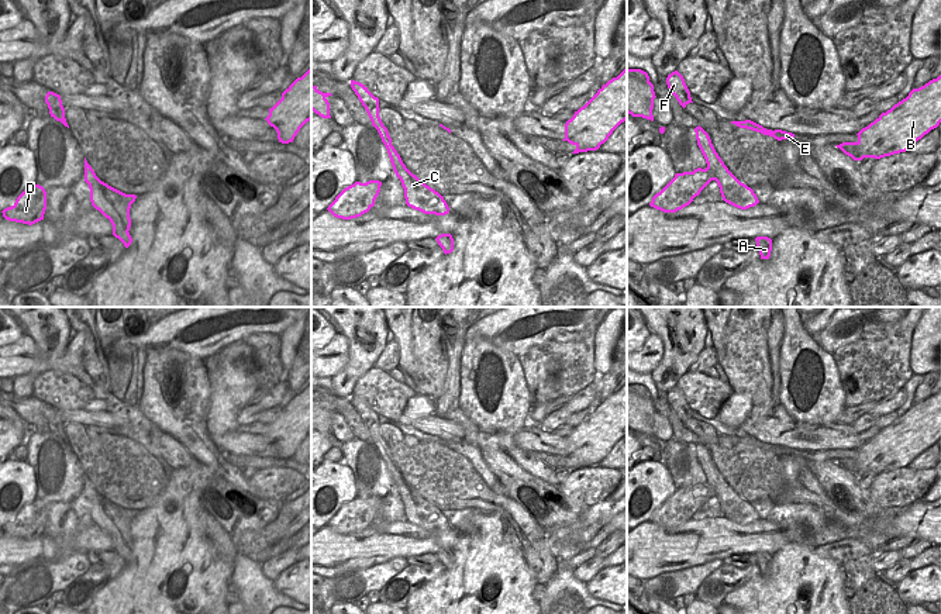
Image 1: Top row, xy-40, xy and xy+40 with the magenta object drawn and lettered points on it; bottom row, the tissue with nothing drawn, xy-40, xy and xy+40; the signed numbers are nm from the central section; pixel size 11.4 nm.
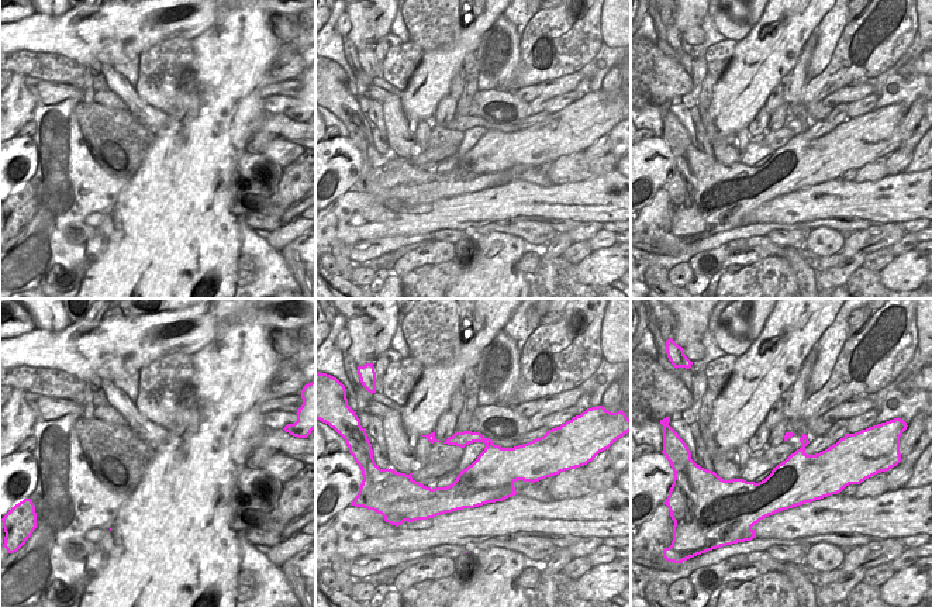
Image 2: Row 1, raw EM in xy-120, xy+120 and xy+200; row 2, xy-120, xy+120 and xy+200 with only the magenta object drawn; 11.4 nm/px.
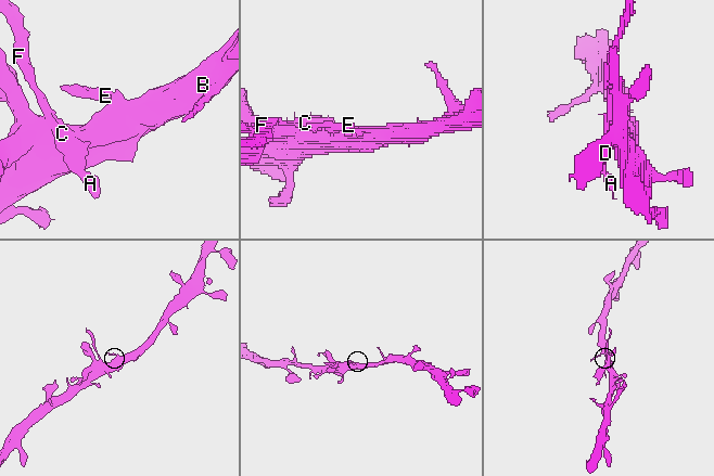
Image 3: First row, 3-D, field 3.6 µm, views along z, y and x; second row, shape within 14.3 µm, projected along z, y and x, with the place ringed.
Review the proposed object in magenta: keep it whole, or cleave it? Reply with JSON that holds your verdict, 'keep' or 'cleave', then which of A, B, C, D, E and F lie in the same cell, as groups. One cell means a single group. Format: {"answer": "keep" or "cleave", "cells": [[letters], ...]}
{"answer": "cleave", "cells": [["A", "C", "F"], ["B", "D", "E"]]}

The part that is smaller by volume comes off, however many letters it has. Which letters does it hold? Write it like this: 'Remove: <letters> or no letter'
Remove: A, C, F

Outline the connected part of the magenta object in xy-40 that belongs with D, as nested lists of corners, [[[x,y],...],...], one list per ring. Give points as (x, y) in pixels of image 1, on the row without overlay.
[[[34,500],[24,506],[11,522],[4,524],[3,532],[8,537],[32,541],[44,535],[46,525],[46,507],[42,501]]]

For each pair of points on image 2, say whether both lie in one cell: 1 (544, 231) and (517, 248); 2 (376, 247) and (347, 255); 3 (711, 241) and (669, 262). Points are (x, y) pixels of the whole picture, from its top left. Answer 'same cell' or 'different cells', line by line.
1: different cells
2: same cell
3: different cells

